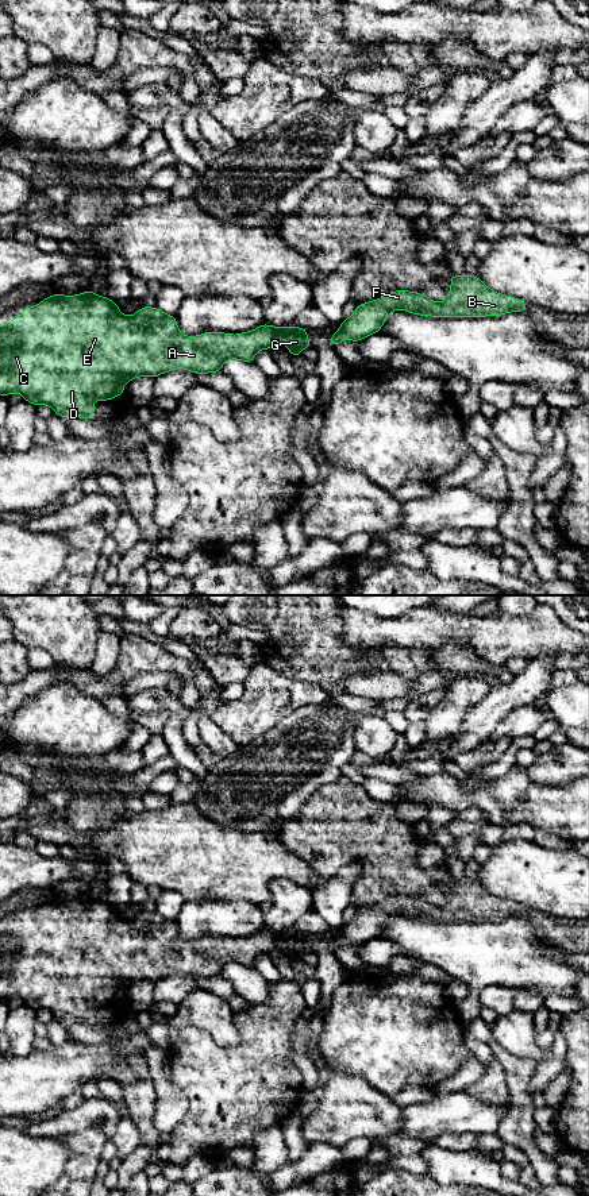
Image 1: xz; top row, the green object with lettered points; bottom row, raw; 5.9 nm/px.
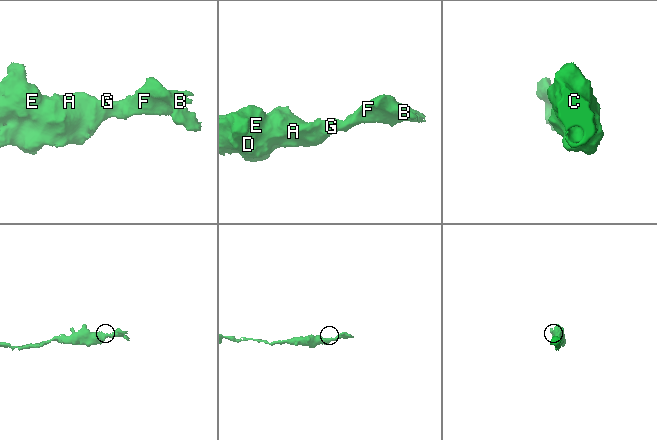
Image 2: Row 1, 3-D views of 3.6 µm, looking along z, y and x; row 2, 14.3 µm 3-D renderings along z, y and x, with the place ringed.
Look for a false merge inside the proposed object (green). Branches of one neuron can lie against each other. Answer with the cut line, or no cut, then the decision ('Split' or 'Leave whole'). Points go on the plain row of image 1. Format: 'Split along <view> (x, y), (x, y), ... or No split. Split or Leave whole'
No split. Leave whole

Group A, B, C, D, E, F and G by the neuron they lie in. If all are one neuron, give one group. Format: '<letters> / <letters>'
A B C D E F G

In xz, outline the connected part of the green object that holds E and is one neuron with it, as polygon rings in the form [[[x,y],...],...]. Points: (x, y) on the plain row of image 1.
[[[91,895],[82,896],[76,900],[65,900],[65,899],[55,898],[50,902],[46,902],[39,908],[24,914],[19,922],[9,925],[7,930],[0,930],[0,1000],[20,998],[23,1003],[31,1010],[41,1010],[41,1008],[49,1010],[55,1019],[62,1021],[65,1023],[80,1022],[80,1023],[91,1025],[92,1021],[96,1018],[96,1015],[93,1014],[93,1007],[96,1004],[108,1006],[108,1004],[116,1003],[119,999],[124,1000],[124,996],[123,996],[124,989],[134,983],[139,983],[143,980],[157,983],[158,980],[169,977],[176,973],[185,973],[195,979],[201,979],[201,977],[211,979],[211,977],[220,976],[222,971],[230,964],[239,964],[242,967],[247,967],[253,969],[253,962],[259,954],[265,953],[270,956],[270,953],[277,946],[282,948],[289,954],[293,962],[300,961],[303,953],[313,952],[311,945],[307,942],[308,935],[309,934],[300,933],[300,931],[286,933],[286,931],[273,931],[269,929],[261,929],[254,935],[247,935],[238,940],[231,940],[226,937],[204,937],[197,941],[185,941],[178,934],[176,921],[168,919],[155,911],[150,913],[145,910],[132,921],[126,921],[119,917],[119,908],[109,904],[108,902],[101,902],[97,898],[93,898]]]

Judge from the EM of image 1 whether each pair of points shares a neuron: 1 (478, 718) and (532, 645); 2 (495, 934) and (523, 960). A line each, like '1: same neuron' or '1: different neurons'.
1: different neurons
2: same neuron

